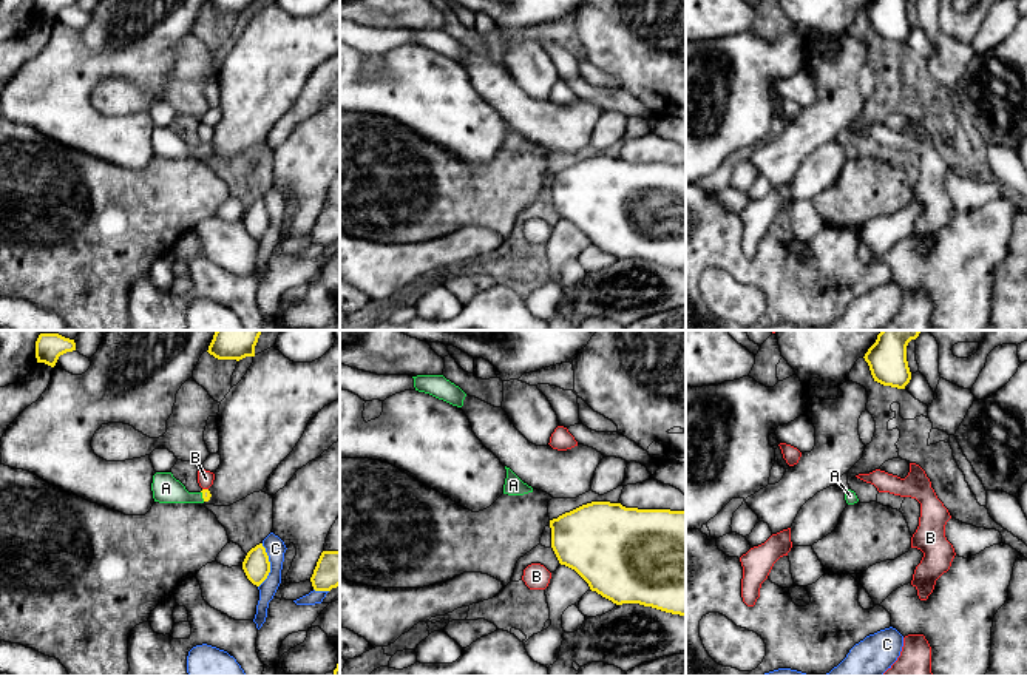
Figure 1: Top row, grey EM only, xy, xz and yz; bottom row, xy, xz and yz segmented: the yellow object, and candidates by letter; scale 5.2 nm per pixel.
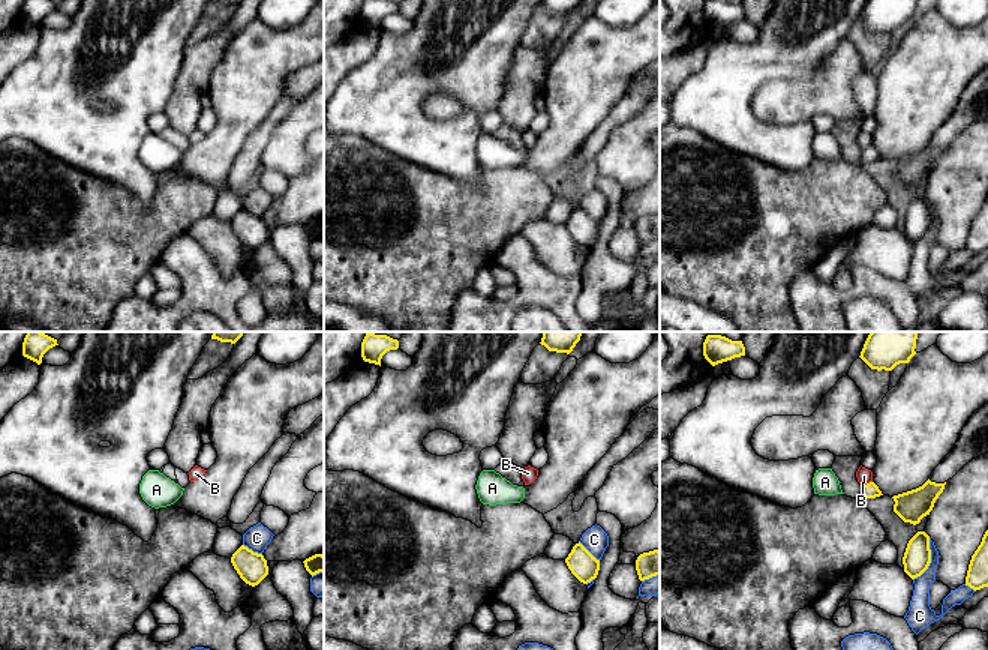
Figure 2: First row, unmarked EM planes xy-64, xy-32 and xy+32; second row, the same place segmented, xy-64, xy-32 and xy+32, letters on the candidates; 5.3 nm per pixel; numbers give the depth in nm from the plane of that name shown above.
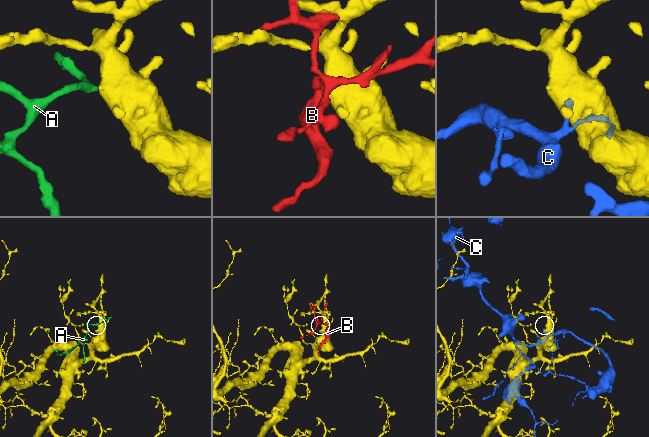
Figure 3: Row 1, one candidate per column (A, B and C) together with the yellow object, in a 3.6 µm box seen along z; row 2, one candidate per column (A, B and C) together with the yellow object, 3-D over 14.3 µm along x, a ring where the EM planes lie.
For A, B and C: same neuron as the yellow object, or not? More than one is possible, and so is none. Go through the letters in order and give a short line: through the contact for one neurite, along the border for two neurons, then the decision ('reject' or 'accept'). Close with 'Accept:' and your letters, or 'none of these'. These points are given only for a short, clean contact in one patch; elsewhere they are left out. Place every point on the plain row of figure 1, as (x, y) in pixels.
A: line xy (206, 148), (203, 150), (184, 152), (166, 142); accept
B: reject
C: reject
Accept: A

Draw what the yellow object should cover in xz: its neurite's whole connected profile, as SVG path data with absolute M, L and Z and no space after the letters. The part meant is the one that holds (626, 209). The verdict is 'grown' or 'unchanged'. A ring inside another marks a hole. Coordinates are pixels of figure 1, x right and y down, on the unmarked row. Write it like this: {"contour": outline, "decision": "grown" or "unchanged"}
{"contour": "M591 156L550 174L550 182L559 218L575 224L591 245L616 259L639 258L686 270L686 165Z", "decision": "unchanged"}

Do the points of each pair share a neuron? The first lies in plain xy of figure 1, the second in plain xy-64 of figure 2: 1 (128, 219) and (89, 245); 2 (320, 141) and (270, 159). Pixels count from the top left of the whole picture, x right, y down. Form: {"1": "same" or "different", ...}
{"1": "same", "2": "same"}

